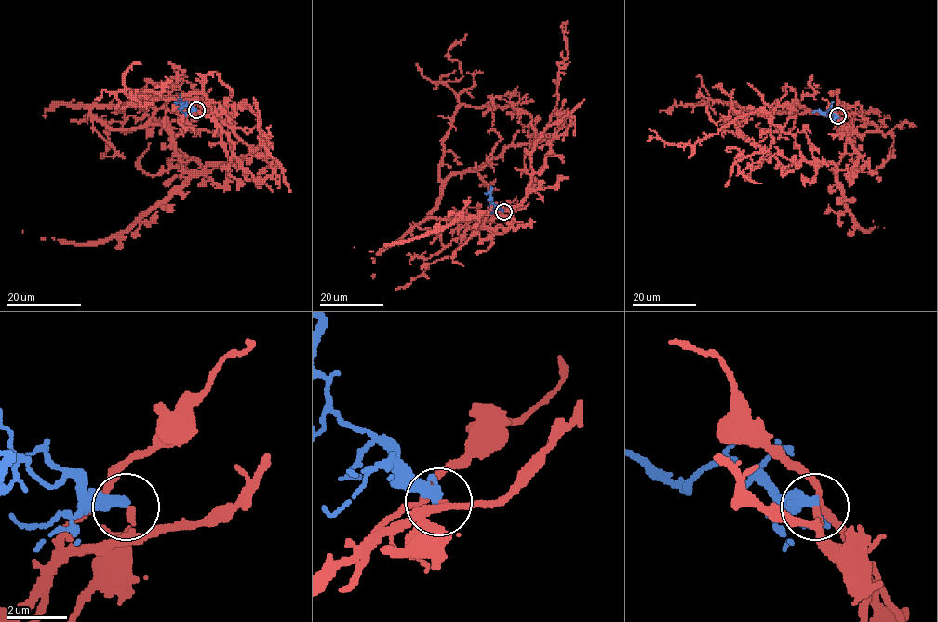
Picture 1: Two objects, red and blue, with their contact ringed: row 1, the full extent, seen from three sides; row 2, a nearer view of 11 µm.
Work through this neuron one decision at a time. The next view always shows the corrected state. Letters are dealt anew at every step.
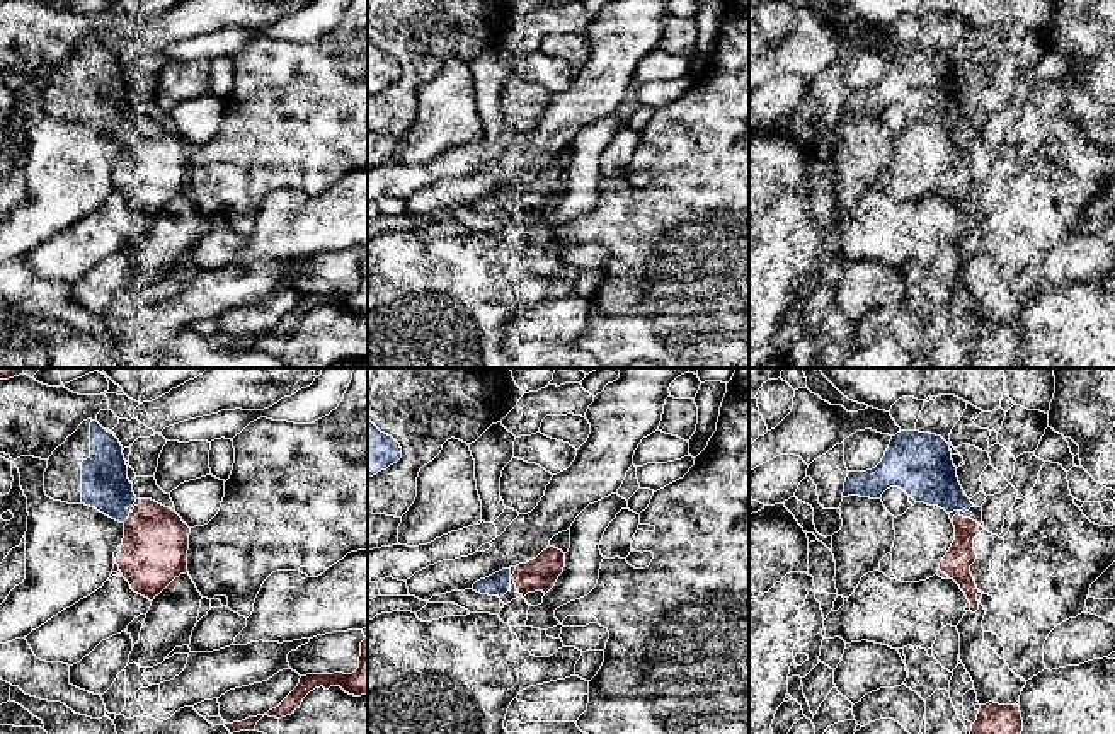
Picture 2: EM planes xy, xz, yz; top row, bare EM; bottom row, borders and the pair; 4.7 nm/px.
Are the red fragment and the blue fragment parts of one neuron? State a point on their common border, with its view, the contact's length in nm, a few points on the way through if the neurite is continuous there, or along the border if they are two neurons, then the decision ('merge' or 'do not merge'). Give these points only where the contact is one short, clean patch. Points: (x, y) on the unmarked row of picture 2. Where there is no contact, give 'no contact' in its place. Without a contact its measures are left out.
contact xy (128, 137); length 60 nm; merge

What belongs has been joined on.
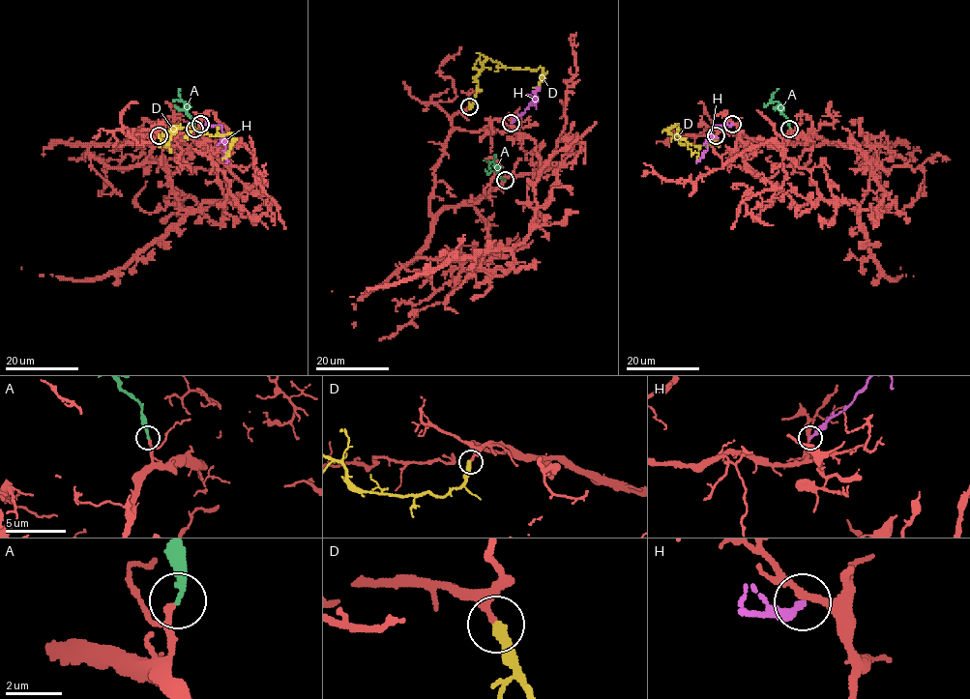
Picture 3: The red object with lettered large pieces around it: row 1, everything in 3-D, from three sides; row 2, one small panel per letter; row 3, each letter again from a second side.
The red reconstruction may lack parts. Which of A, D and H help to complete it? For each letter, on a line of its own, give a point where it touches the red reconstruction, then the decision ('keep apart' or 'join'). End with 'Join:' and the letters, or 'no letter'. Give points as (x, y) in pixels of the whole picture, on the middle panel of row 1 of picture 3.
A: contact (505, 180); join
D: contact (469, 106); join
H: contact (511, 123); keep apart
Join: A, D

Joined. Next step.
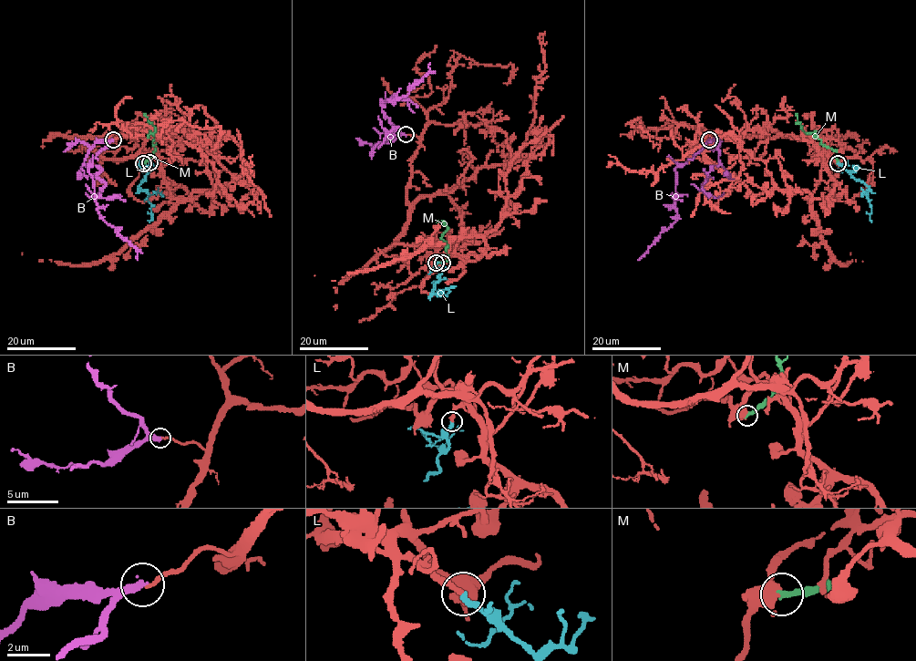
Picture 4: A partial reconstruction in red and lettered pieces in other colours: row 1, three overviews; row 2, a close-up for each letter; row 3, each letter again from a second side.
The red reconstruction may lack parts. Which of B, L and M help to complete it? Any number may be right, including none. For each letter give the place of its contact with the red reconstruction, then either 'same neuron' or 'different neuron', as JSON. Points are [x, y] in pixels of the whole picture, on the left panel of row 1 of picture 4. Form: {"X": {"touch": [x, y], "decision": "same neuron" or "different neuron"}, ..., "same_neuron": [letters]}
{"B": {"touch": [113, 139], "decision": "different neuron"}, "L": {"touch": [149, 162], "decision": "same neuron"}, "M": {"touch": [143, 163], "decision": "different neuron"}, "same_neuron": ["L"]}

